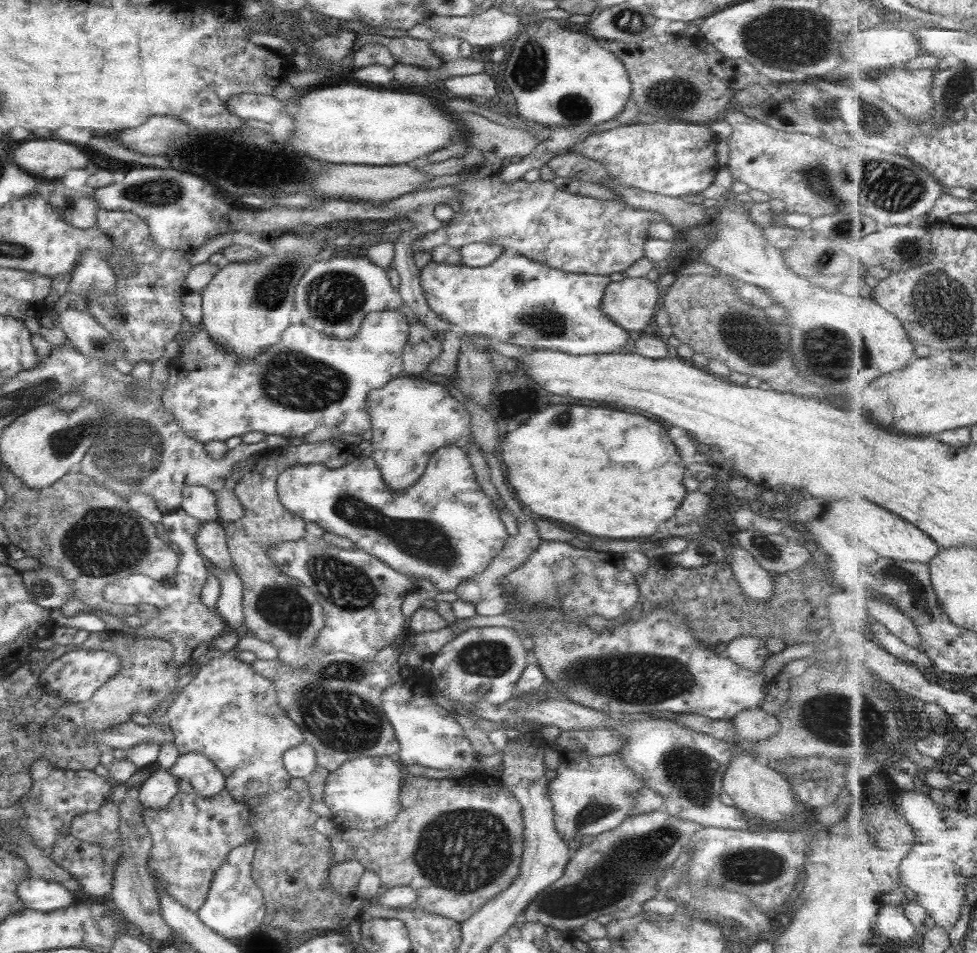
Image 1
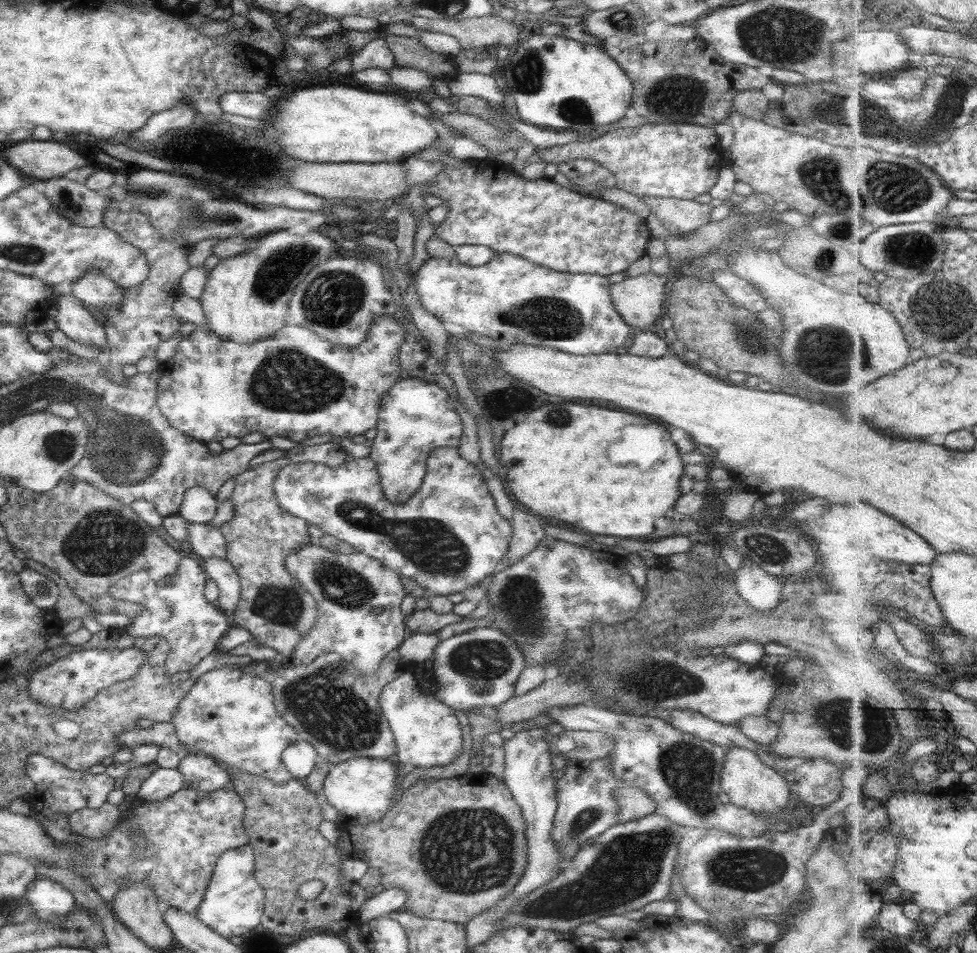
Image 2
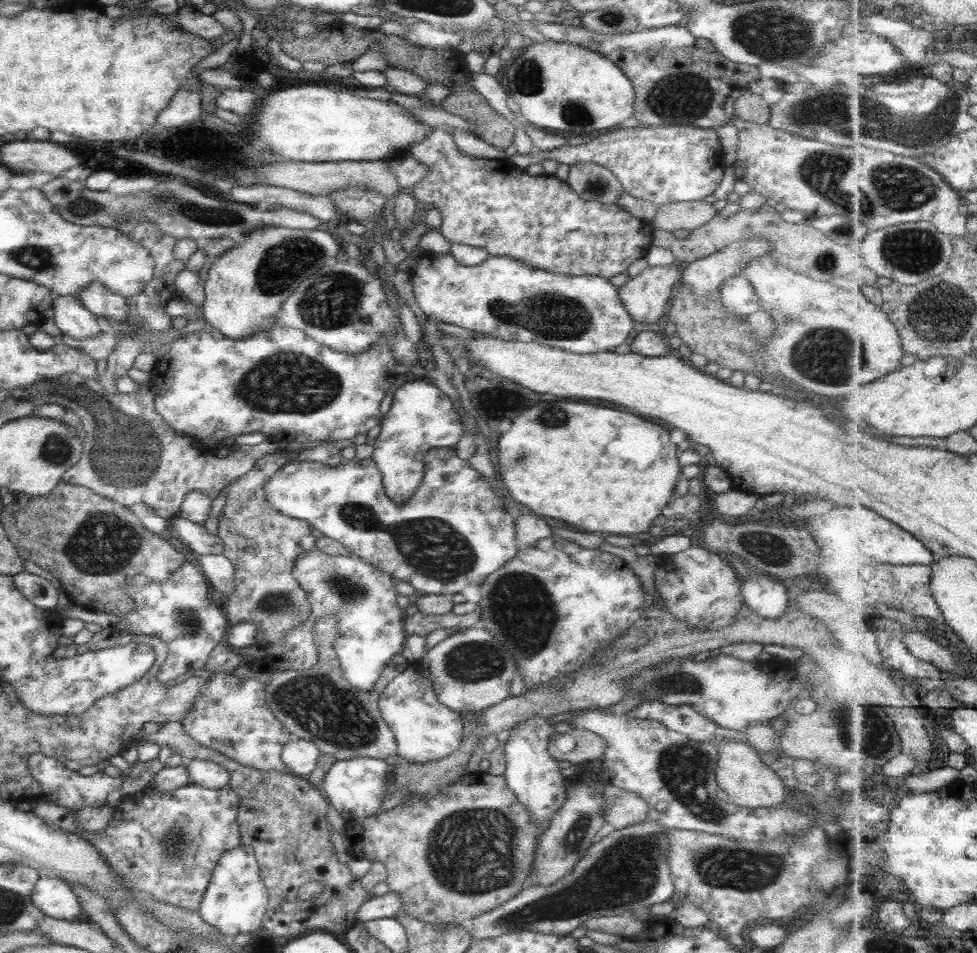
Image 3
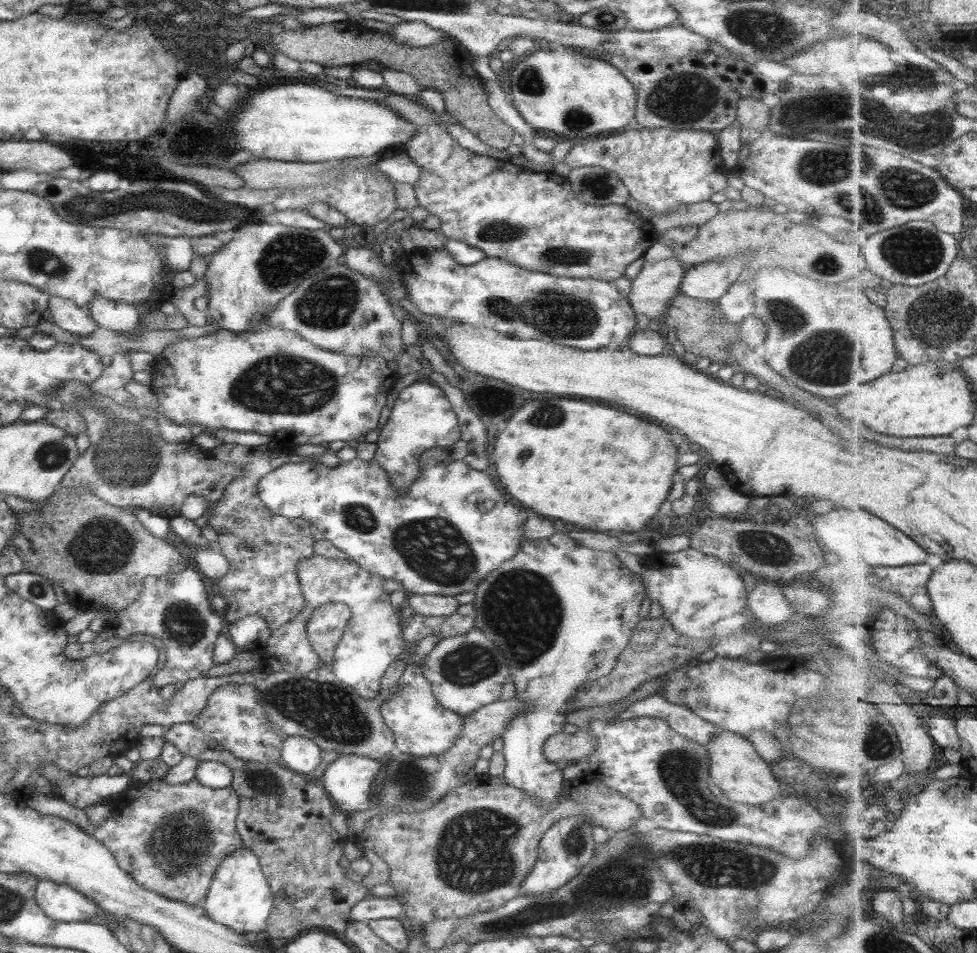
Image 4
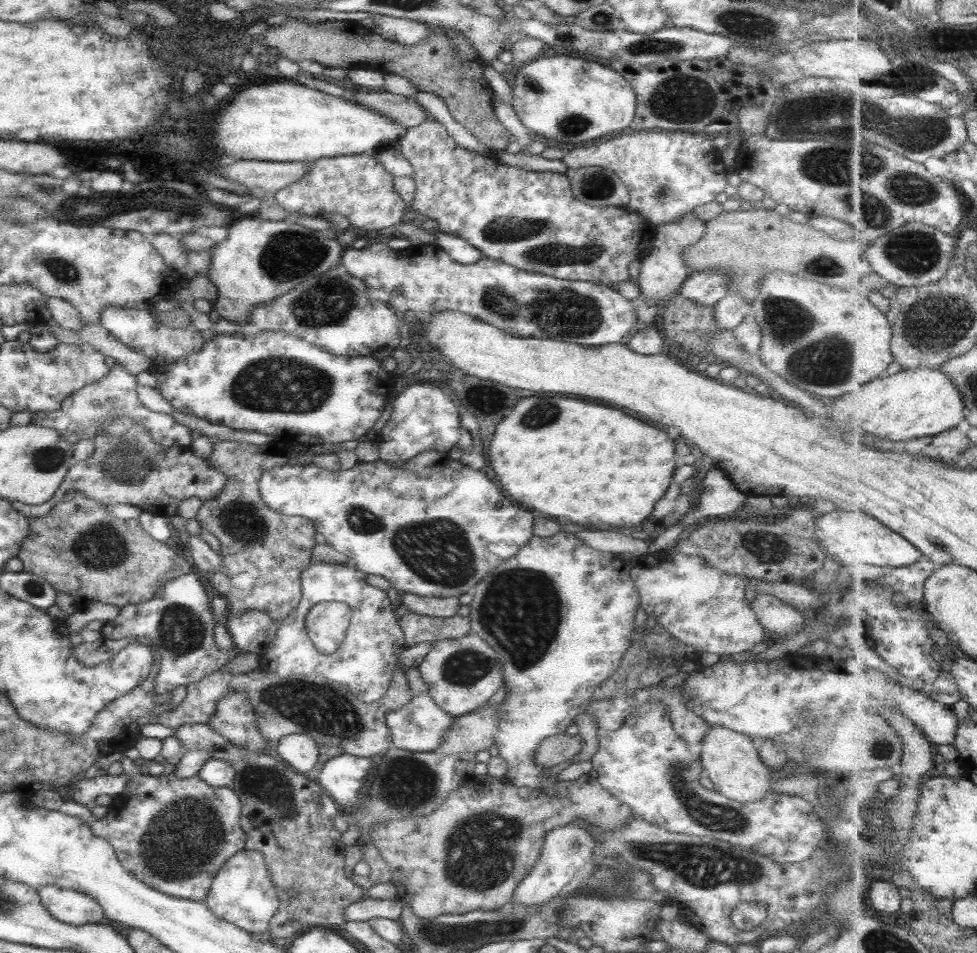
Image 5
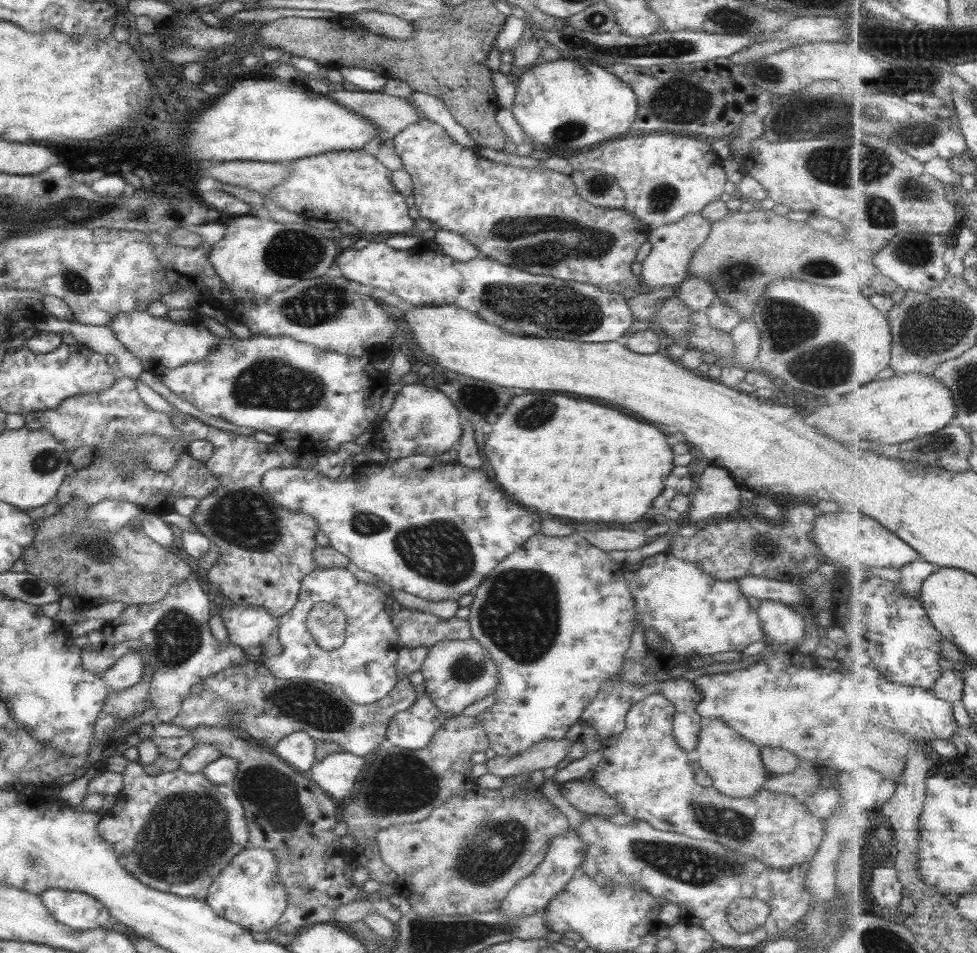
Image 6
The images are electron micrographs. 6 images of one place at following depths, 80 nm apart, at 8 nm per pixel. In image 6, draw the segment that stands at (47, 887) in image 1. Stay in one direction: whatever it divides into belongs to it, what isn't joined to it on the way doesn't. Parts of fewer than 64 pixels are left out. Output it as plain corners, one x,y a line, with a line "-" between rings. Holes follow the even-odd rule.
48,889
39,894
43,907
51,917
71,930
118,929
115,920
99,901
77,891

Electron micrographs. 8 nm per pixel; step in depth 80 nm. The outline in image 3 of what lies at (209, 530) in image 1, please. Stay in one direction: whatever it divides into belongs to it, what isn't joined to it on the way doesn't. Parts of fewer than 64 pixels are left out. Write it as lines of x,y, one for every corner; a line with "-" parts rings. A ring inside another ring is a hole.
175,516
170,524
177,539
182,541
193,555
216,555
222,552
220,538
214,533
207,532
202,523
197,524

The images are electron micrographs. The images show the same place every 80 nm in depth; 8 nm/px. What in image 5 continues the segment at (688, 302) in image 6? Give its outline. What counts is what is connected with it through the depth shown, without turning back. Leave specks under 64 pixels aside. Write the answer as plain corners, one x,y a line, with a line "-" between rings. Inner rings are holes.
718,270
692,272
679,285
675,294
697,303
697,306
713,306
726,294
726,276

